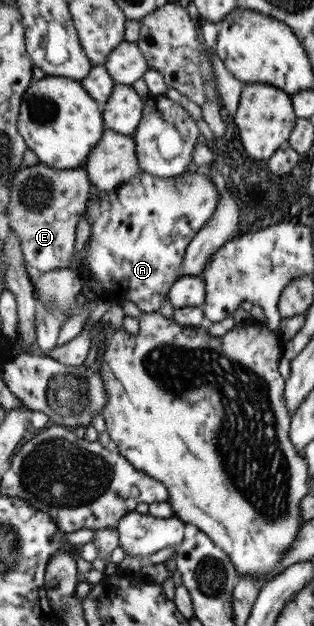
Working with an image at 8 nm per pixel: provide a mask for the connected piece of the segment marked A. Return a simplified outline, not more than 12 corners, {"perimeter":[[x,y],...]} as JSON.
{"perimeter":[[137,172],[86,200],[83,275],[158,312],[215,184]]}

